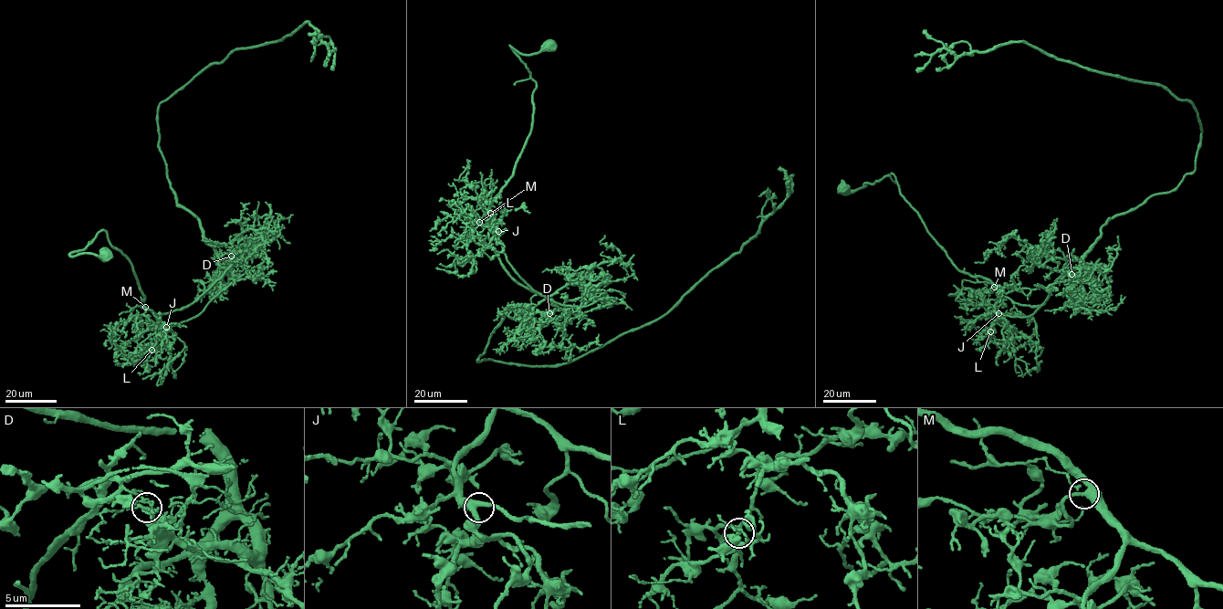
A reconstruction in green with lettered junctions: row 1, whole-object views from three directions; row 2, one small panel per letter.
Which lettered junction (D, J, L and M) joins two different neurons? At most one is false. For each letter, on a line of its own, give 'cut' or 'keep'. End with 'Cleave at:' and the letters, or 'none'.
D: cut
J: keep
L: keep
M: keep
Cleave at: D

